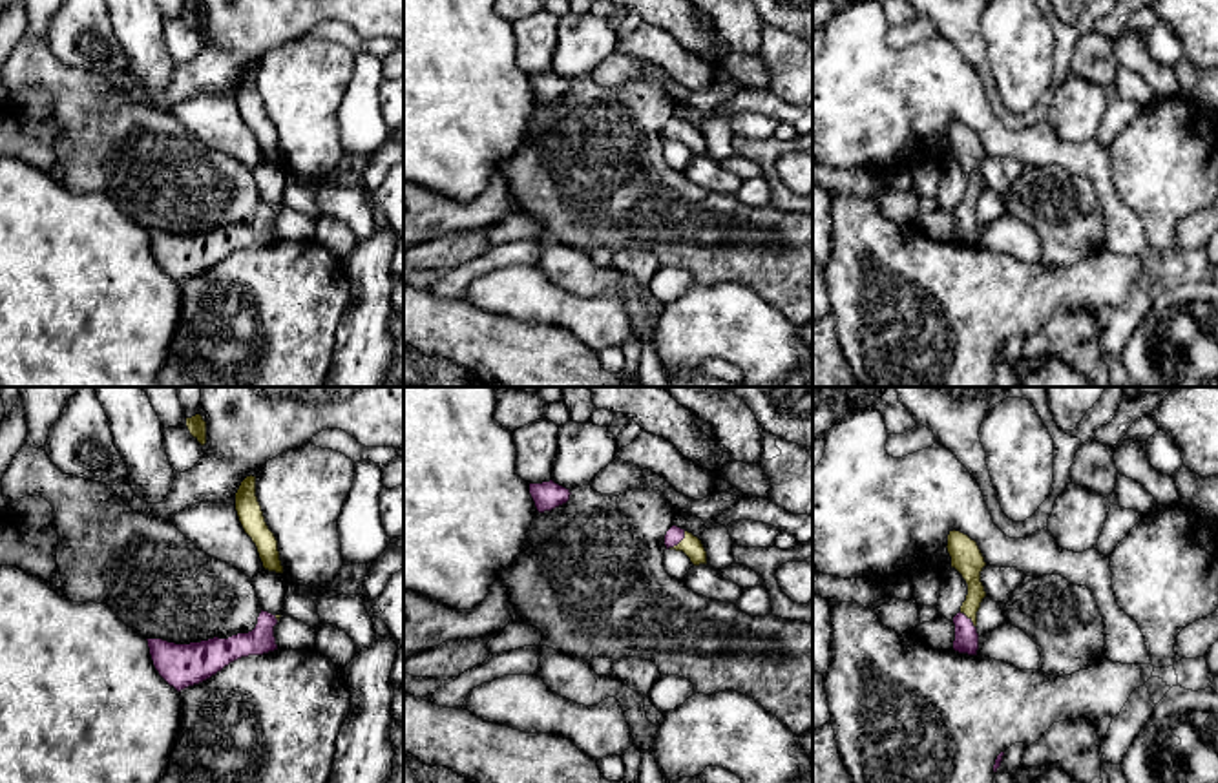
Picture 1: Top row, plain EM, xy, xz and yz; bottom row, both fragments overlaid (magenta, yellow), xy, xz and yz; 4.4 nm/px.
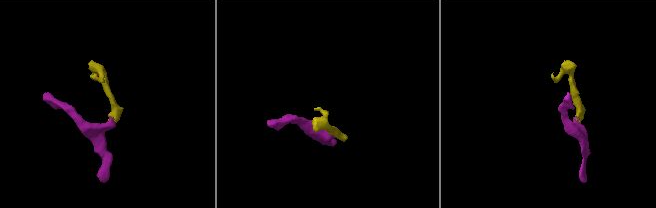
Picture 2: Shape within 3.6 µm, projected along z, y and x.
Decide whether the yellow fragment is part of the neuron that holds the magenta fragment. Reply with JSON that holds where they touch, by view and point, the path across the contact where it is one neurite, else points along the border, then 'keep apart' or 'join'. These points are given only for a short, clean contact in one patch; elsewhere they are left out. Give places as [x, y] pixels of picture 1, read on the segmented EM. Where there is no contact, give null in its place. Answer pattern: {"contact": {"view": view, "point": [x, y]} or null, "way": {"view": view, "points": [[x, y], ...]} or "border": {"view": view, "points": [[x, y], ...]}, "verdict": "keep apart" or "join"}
{"contact": {"view": "xz", "point": [680, 541]}, "way": {"view": "xz", "points": [[674, 535], [680, 541], [691, 546]]}, "verdict": "join"}

